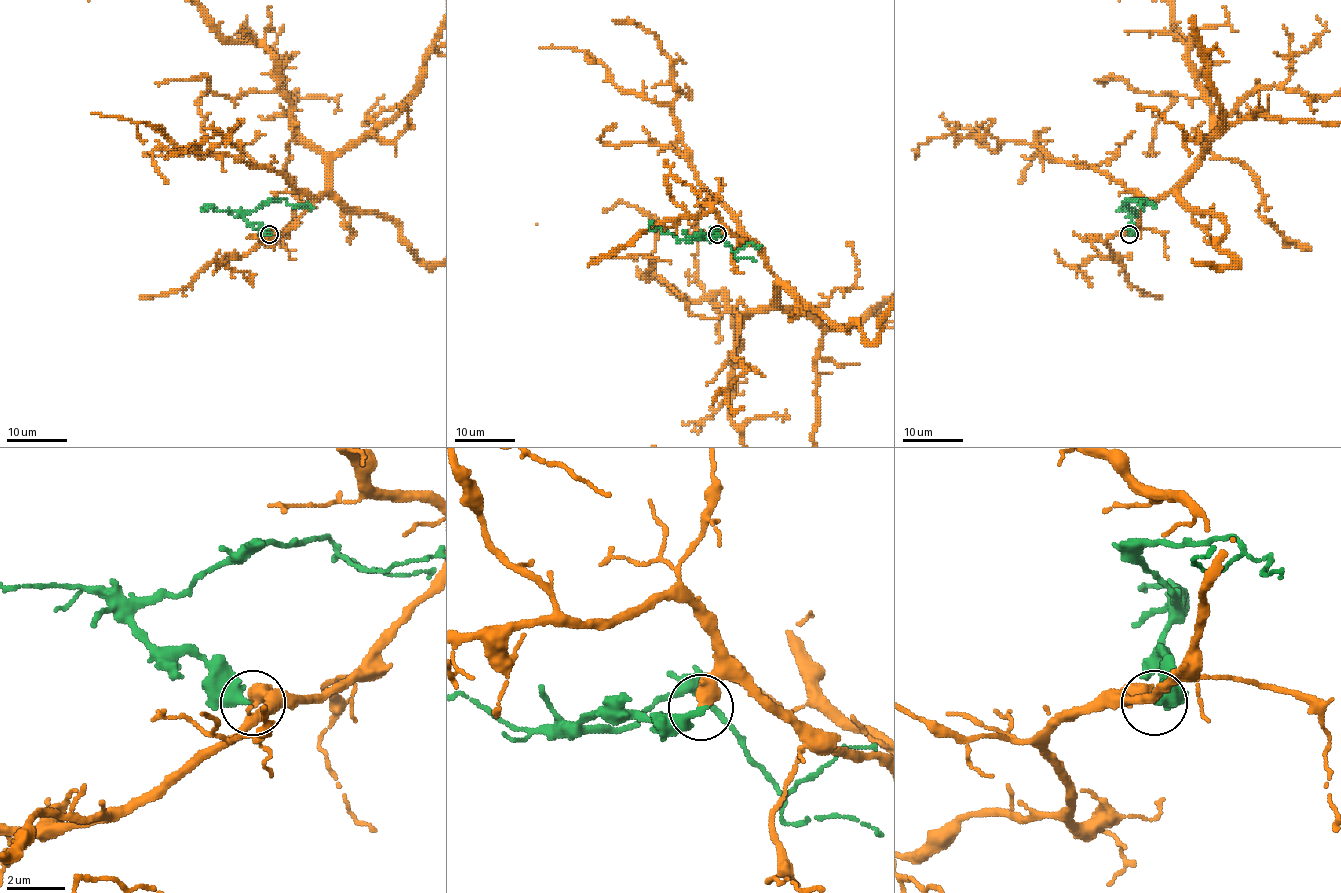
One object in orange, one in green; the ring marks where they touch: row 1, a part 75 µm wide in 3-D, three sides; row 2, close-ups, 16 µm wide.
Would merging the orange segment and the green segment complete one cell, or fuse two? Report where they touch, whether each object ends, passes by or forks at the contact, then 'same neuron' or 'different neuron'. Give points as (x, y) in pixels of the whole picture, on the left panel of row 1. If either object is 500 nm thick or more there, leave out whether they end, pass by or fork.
(269, 234) | different neuron

